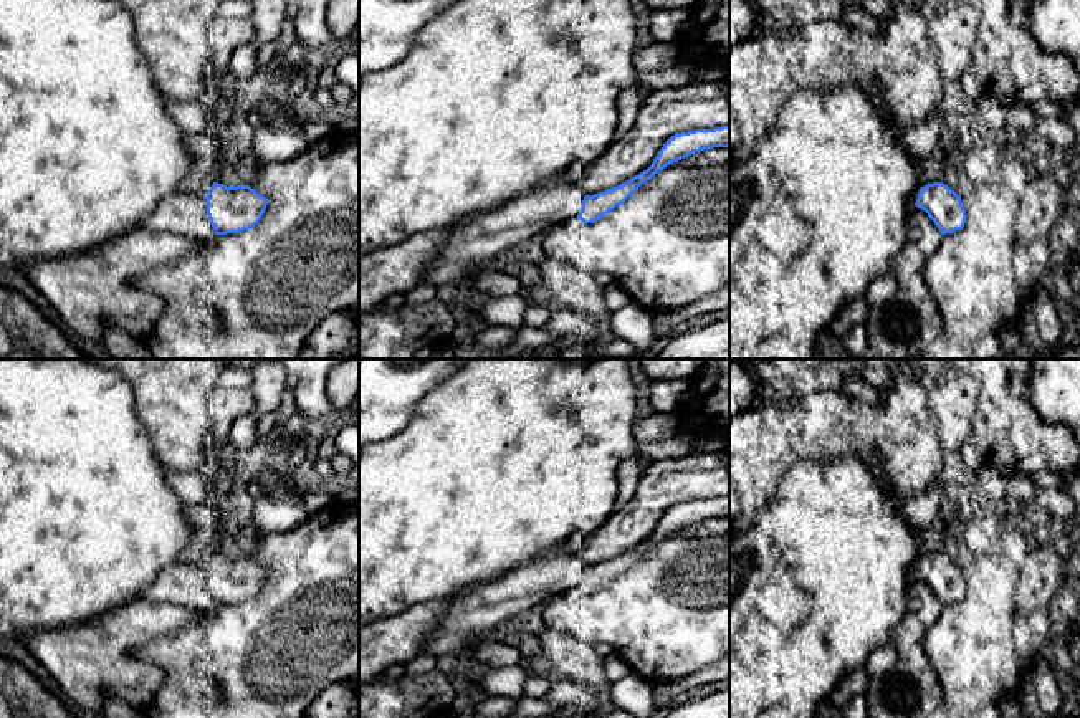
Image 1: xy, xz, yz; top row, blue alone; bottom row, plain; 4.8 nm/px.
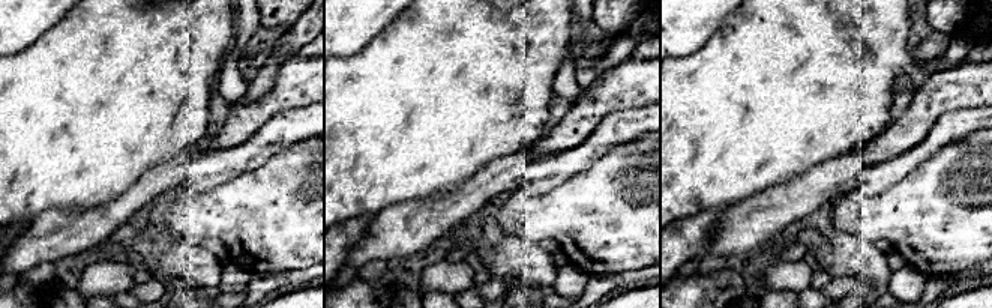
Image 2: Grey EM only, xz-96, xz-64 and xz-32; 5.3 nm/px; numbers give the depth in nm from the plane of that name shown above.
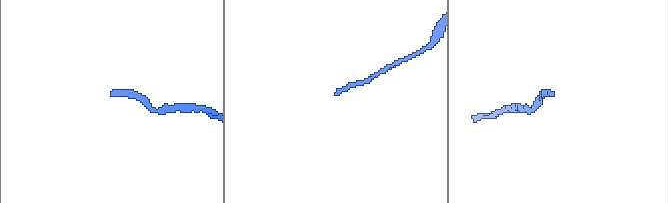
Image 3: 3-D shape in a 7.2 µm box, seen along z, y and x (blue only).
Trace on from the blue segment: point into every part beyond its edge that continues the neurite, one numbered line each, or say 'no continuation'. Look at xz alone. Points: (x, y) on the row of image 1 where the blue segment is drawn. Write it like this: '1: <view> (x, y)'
1: xz (468, 248)

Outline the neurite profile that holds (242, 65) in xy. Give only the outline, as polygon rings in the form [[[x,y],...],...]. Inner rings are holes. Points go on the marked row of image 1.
[[[253,41],[241,43],[230,58],[228,73],[240,79],[248,79],[256,73],[258,48]]]

